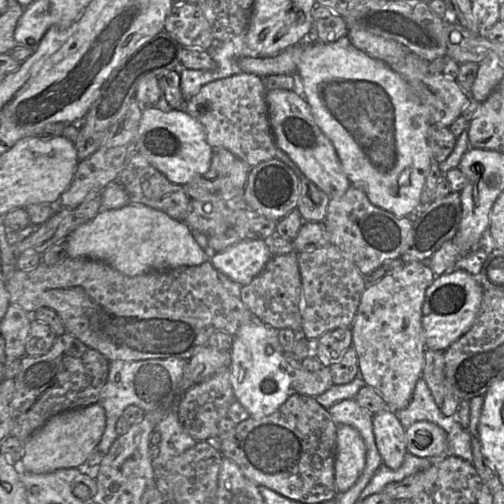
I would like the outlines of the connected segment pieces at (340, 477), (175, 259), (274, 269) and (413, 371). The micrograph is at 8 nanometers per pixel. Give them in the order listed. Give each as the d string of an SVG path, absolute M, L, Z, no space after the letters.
M349 425L337 426L334 479L337 493L349 490L363 472L366 447L360 433Z
M140 203L100 210L91 221L68 235L65 242L68 257L103 261L129 277L181 266L197 266L210 259L196 243L185 222Z
M296 252L273 256L262 272L249 284L241 287L239 297L254 317L276 329L290 328L301 331L302 318L299 310L302 282Z
M413 262L377 283L367 285L351 325L359 374L366 385L377 390L394 413L409 406L416 383L422 378L426 351L422 307L426 290L435 278L430 268Z

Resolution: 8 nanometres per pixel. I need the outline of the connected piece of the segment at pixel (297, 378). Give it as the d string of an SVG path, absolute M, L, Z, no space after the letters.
M284 352L283 360L291 378L292 390L297 393L316 397L334 385L328 366L322 366L315 372L308 371L301 361L297 361L292 354L287 352Z

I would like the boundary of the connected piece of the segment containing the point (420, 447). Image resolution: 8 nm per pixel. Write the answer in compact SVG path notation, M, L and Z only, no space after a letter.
M418 421L413 423L405 431L405 440L406 440L407 451L410 454L419 458L441 458L441 456L454 456L454 455L446 455L448 449L447 435L441 427L432 422Z

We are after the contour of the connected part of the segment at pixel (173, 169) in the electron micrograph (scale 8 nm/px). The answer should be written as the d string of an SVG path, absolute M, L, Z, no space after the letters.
M150 107L142 111L137 134L137 152L172 183L184 186L206 173L211 165L212 151L203 126L184 109L162 111Z

